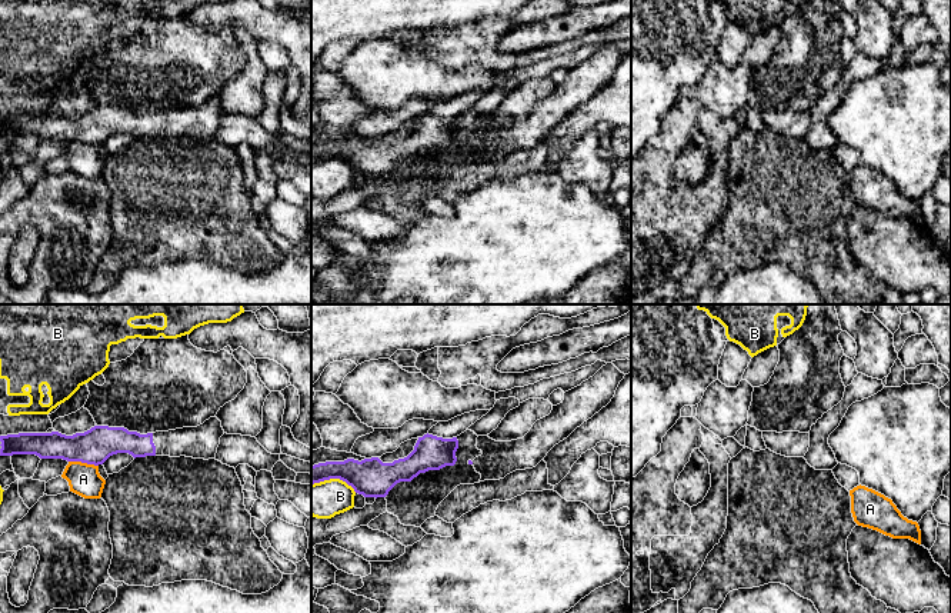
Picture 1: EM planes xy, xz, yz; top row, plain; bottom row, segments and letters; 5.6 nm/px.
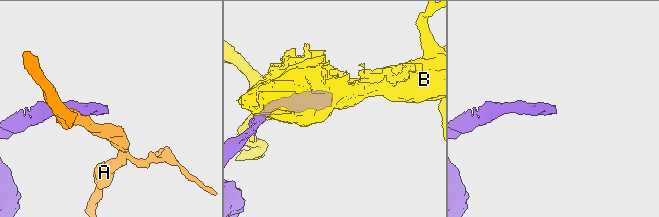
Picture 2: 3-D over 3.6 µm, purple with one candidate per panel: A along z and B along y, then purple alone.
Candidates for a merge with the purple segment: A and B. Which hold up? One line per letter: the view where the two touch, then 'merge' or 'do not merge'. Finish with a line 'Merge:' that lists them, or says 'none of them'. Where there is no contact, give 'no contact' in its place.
A: xy | do not merge
B: xz | do not merge
Merge: none of them

